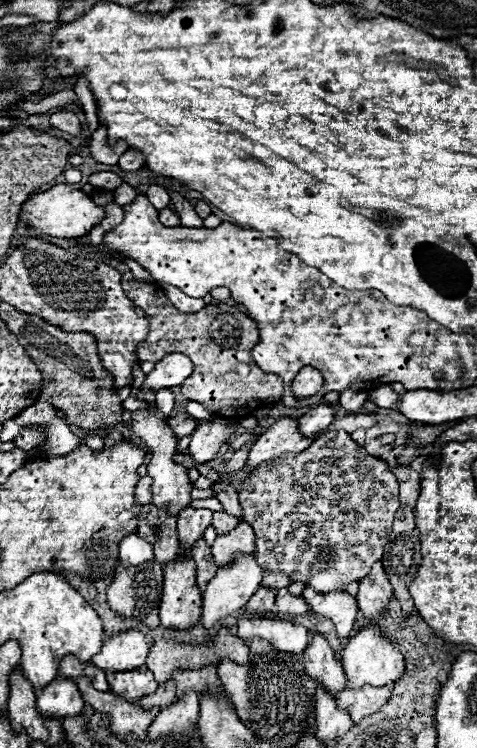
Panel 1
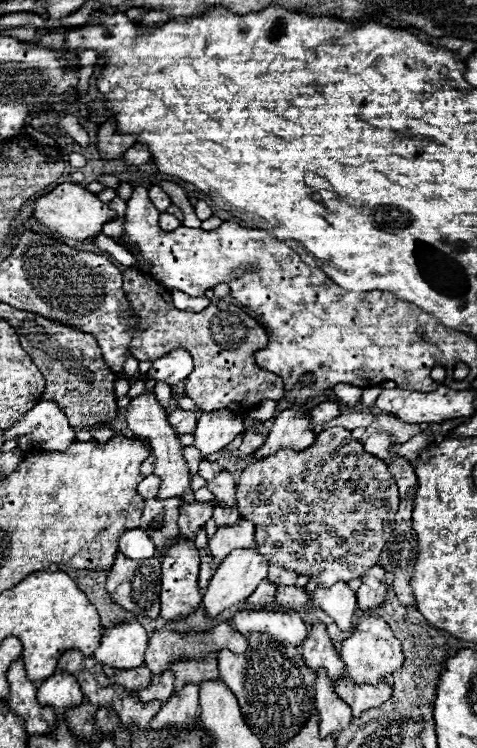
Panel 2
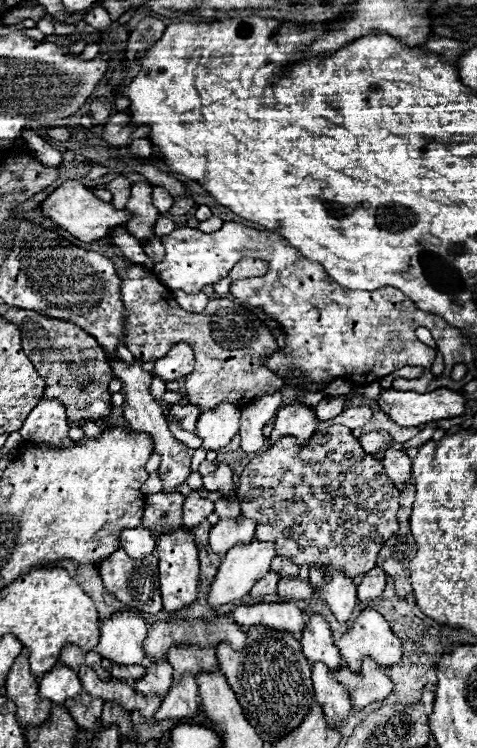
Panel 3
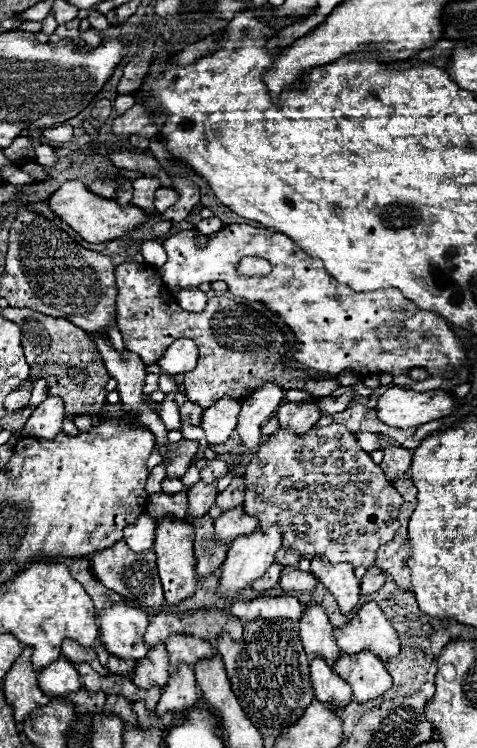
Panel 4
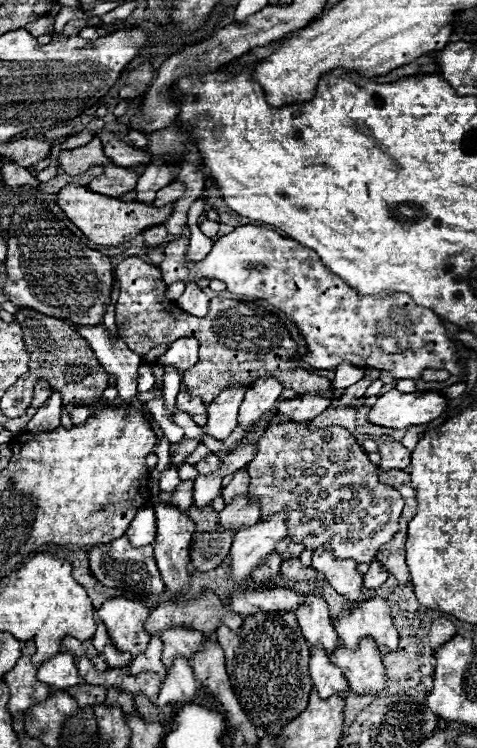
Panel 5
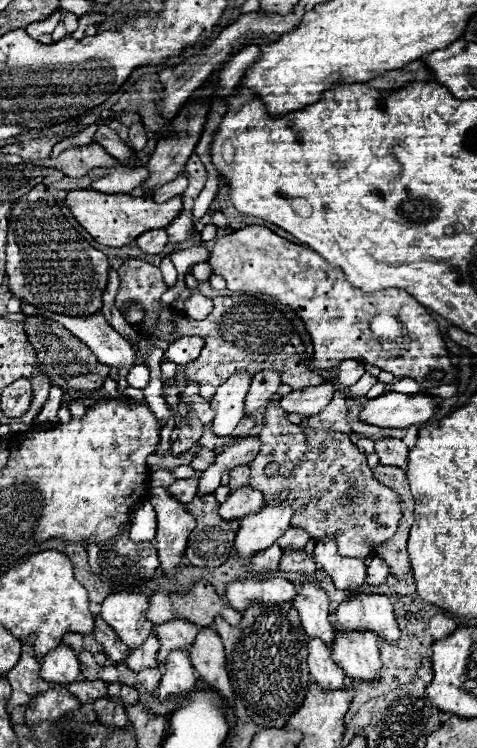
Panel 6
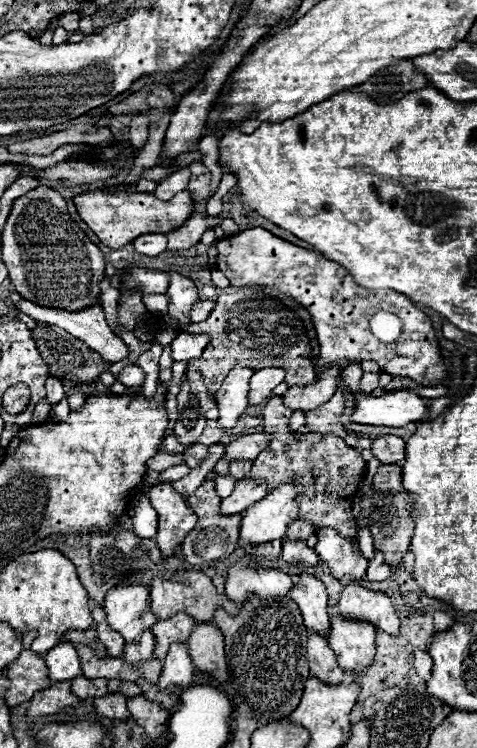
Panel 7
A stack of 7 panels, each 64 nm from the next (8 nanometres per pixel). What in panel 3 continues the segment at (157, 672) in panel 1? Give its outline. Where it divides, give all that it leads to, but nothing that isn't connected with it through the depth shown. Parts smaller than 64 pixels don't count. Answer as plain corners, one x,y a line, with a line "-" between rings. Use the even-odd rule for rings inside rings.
224,614
214,616
214,620
168,620
168,622
160,620
160,622
154,622
150,626
148,636
144,640
144,650
146,650
150,660
158,660
158,658
166,656
170,646
174,646
174,644
216,646
224,640
228,640
234,648
244,648
244,642
246,642
246,632
242,632
242,628
232,618
226,618

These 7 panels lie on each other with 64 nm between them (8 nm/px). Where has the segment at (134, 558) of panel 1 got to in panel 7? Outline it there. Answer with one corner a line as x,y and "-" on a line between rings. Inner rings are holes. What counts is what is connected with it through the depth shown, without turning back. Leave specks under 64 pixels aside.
138,496
134,504
128,510
132,522
134,522
134,532
140,538
154,538
156,528
158,528
158,516
156,510
152,508
150,500
146,496

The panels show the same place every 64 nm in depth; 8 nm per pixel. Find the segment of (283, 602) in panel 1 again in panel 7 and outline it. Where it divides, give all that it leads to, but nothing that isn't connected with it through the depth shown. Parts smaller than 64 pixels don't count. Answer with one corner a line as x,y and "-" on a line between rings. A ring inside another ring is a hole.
282,538
282,560
286,562
302,562
302,566
316,566
318,554
314,548
306,544
306,540
290,540

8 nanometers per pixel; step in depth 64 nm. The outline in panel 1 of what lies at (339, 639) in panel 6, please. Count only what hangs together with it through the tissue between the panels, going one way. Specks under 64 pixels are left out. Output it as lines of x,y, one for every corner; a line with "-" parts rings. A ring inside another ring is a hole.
344,688
336,694
336,702
346,708
352,716
352,720
358,724
364,716
370,716
372,712
378,712
390,698
390,688

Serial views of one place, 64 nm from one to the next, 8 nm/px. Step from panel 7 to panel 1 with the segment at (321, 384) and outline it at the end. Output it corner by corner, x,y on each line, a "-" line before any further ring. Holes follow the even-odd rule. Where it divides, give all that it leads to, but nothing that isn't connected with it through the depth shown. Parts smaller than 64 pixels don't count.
280,418
264,434
258,436
246,462
246,472
258,468
258,464
270,462
286,452
304,452
314,442
312,436
300,434
296,418

